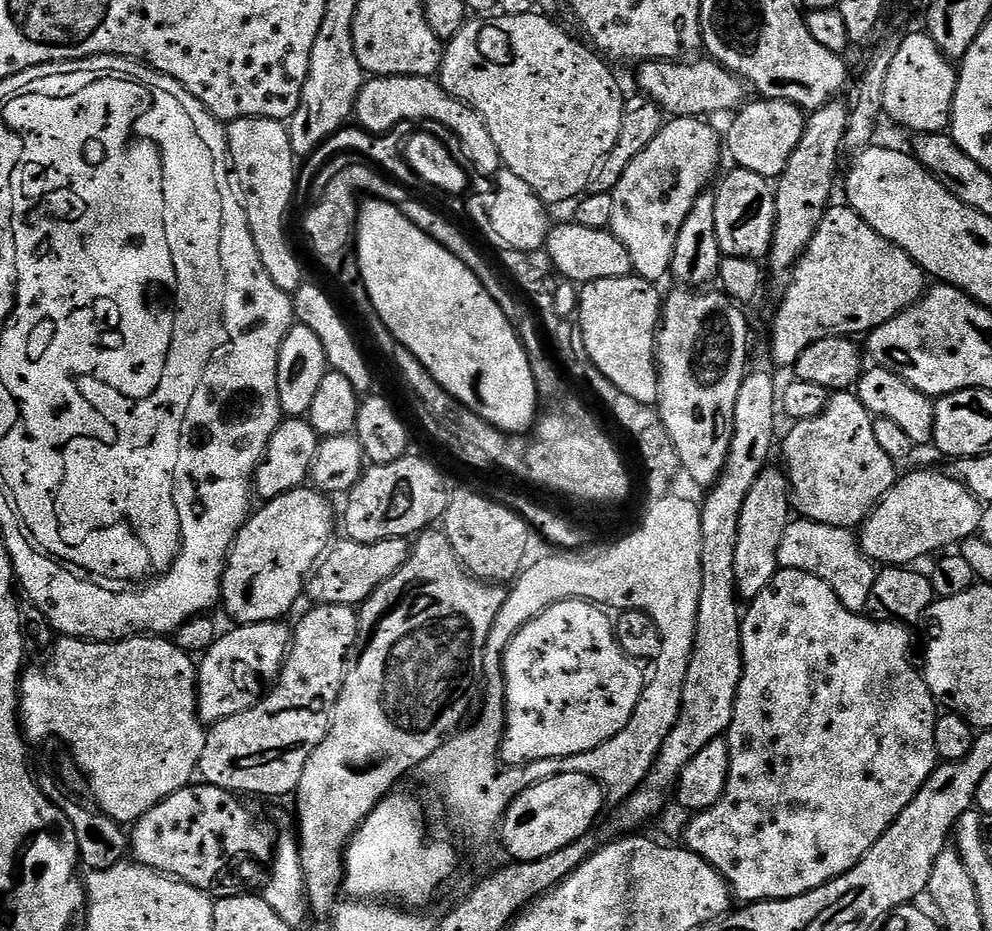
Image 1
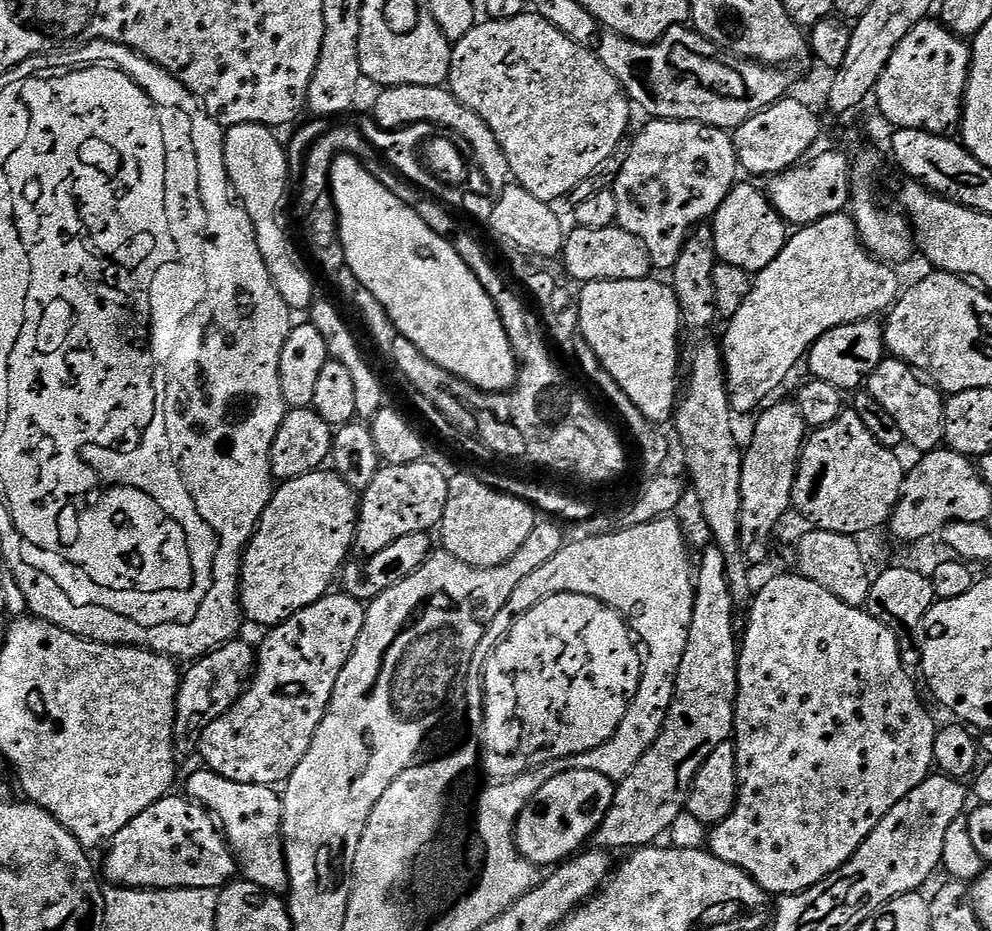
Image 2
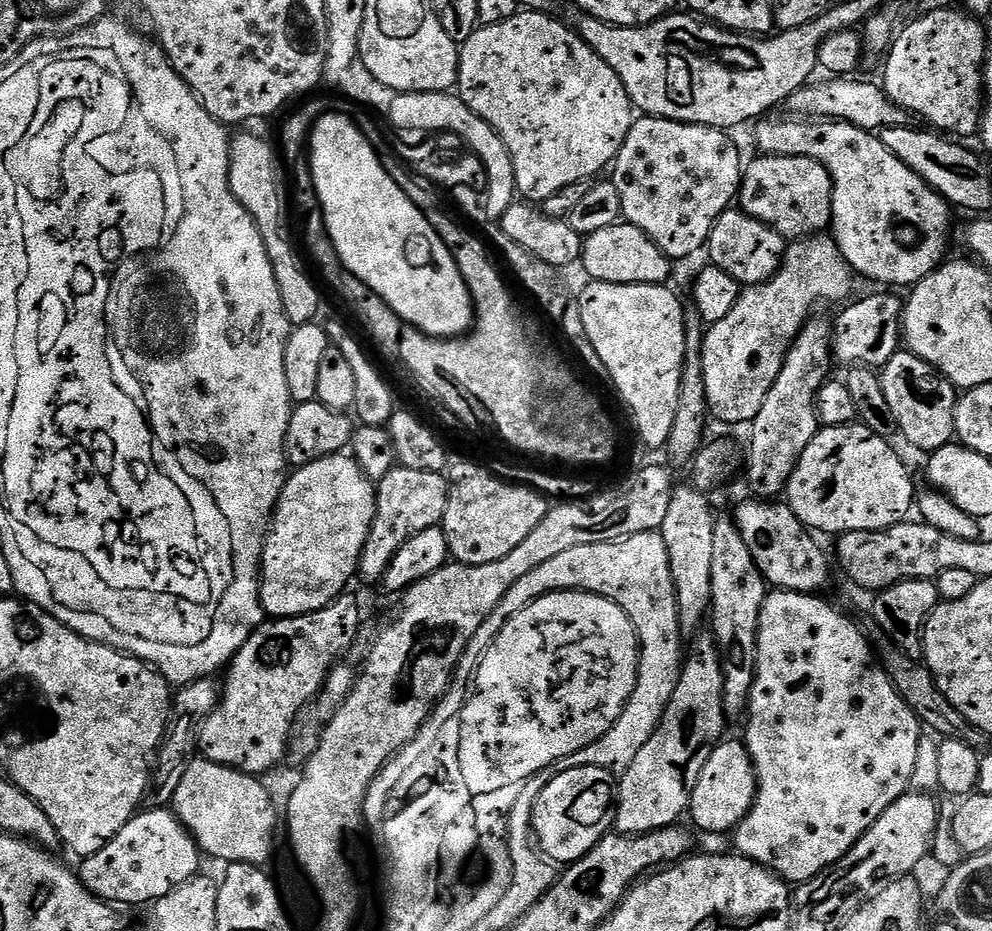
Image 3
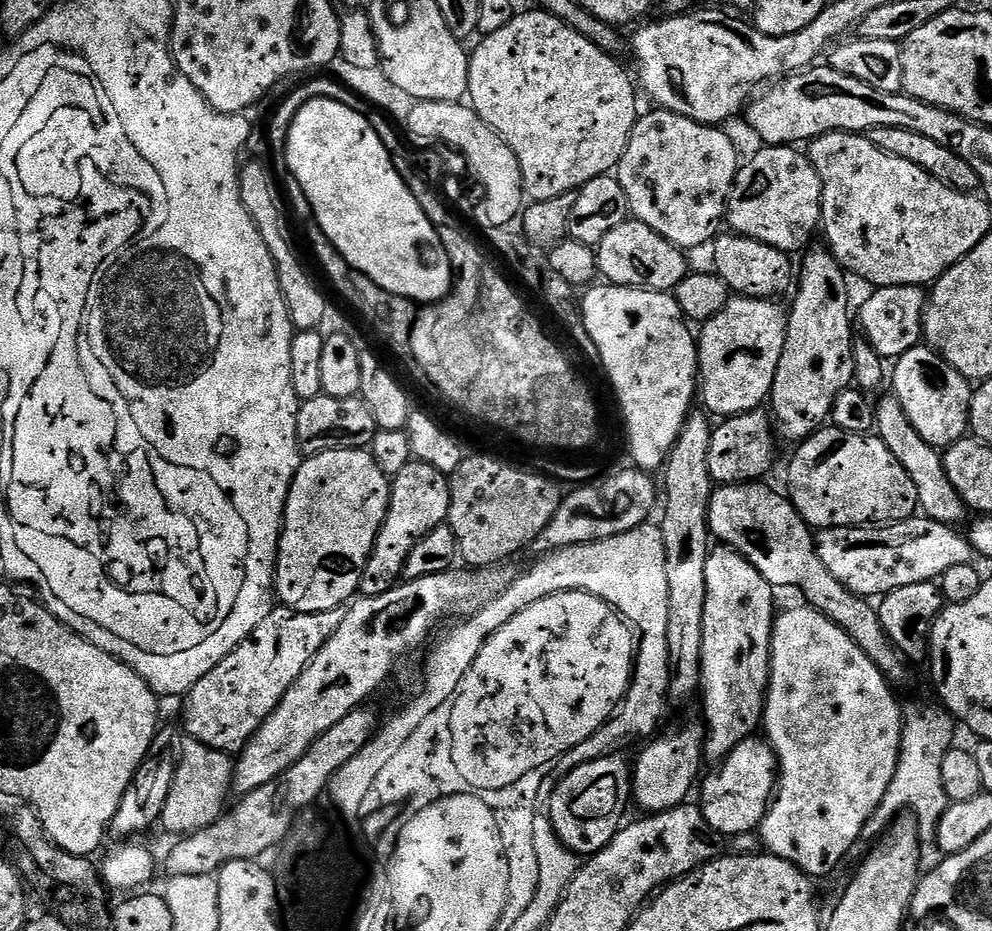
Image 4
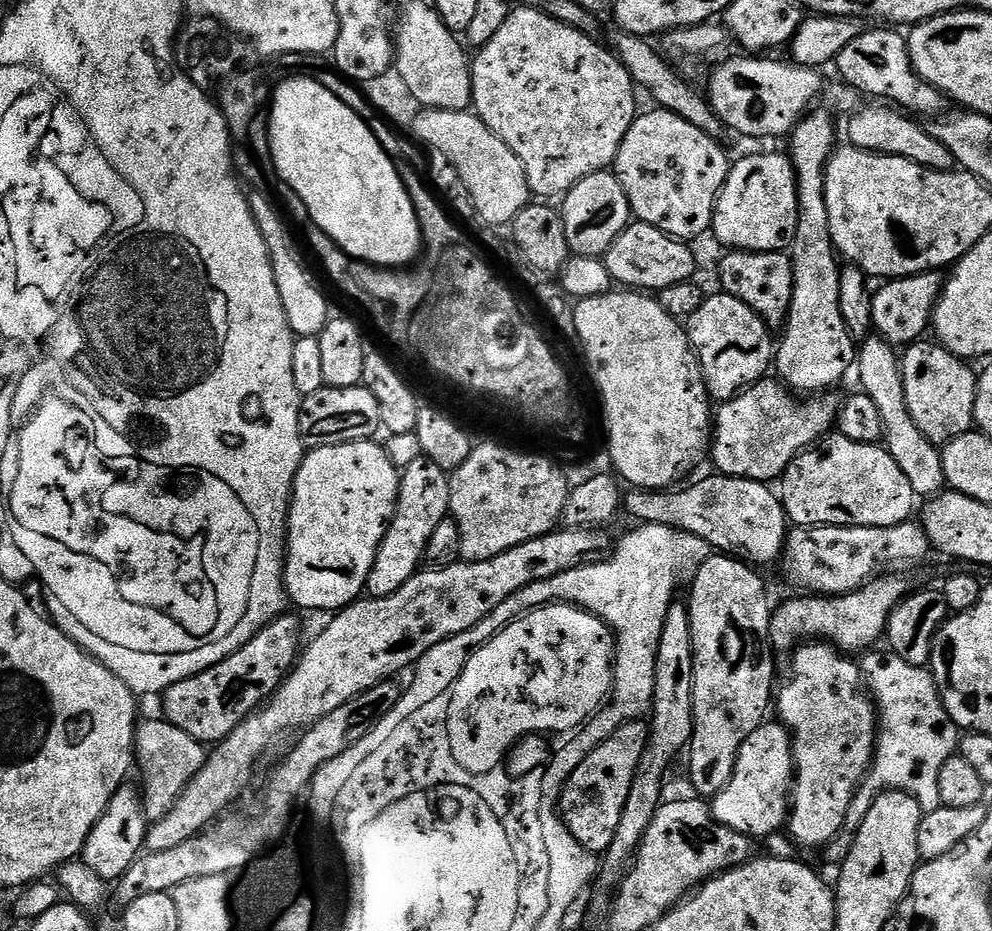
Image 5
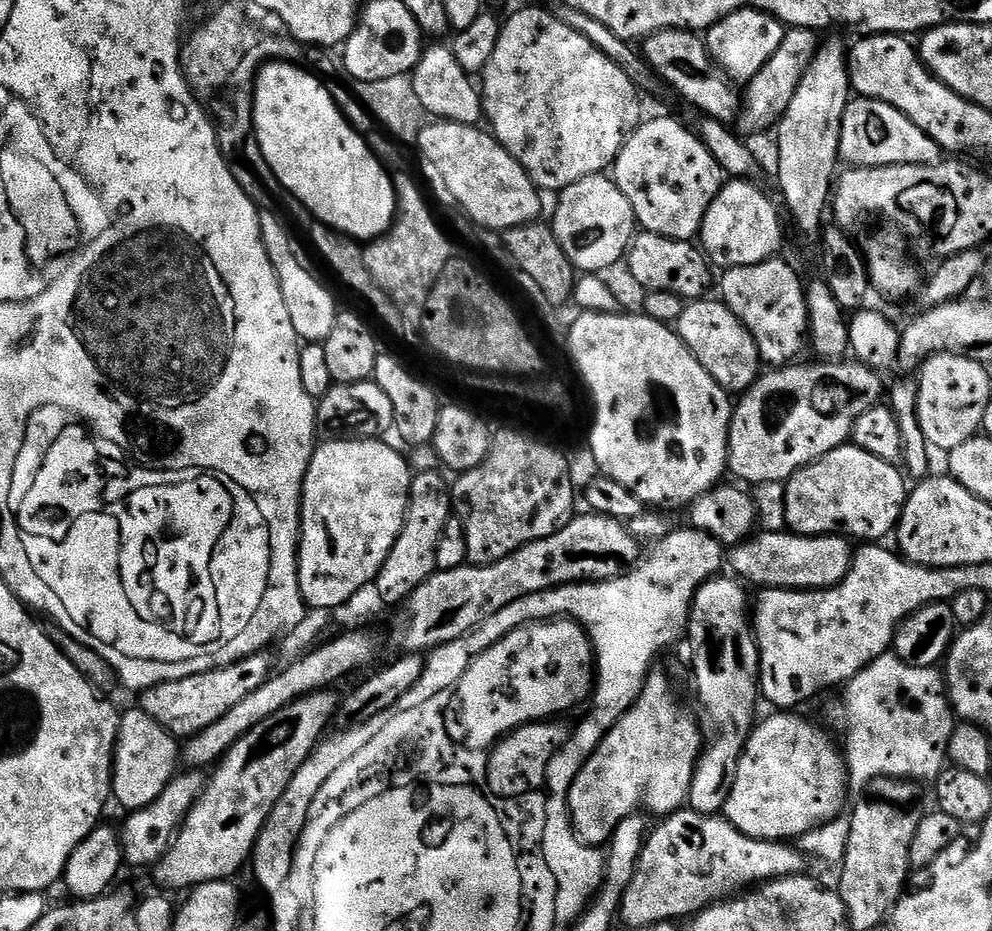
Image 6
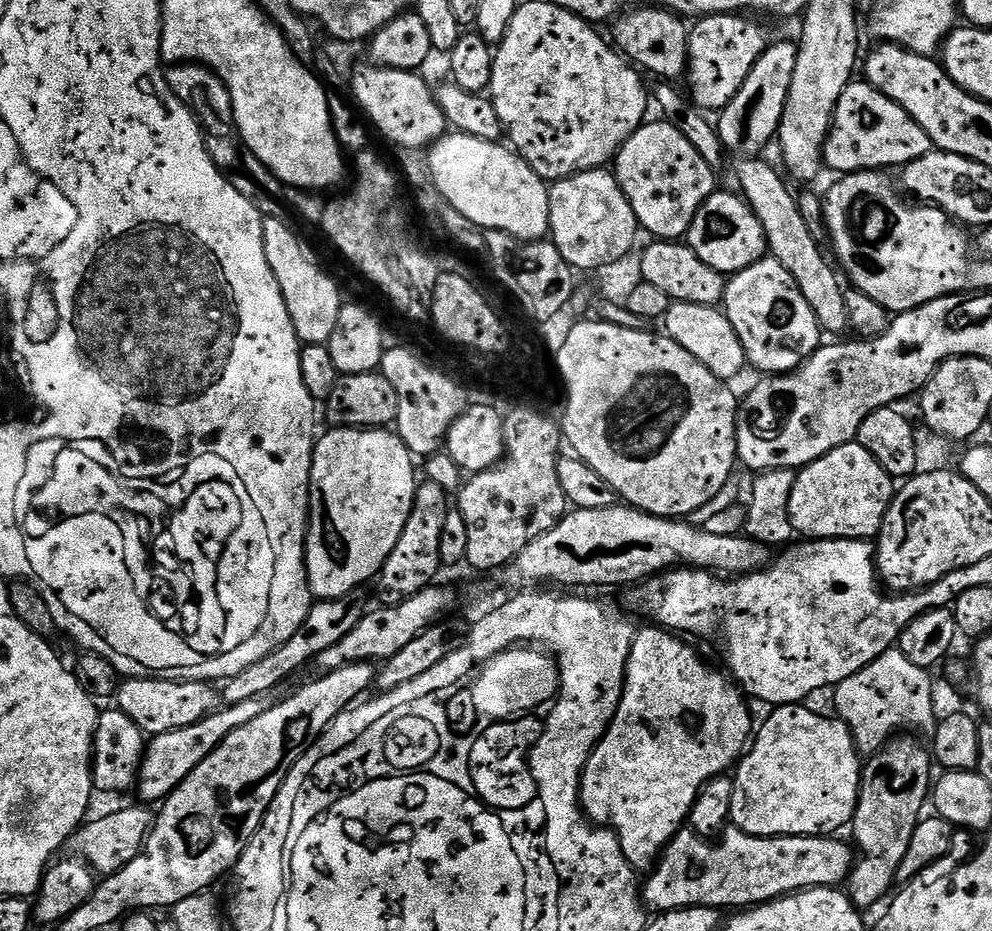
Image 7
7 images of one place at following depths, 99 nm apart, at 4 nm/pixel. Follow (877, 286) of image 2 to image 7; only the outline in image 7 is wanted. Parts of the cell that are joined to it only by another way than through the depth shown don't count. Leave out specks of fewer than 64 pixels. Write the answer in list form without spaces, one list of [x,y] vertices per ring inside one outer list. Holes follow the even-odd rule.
[[[674,302],[668,307],[662,321],[663,331],[678,346],[682,346],[698,362],[702,362],[712,371],[717,378],[725,382],[732,382],[732,379],[746,368],[742,342],[738,334],[734,334],[734,326],[730,326],[727,316],[716,306],[702,306],[690,302]]]

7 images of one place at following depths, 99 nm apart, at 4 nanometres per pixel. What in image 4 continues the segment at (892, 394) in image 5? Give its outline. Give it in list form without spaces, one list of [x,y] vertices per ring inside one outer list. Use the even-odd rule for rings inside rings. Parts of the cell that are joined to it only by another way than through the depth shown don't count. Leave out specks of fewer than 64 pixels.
[[[885,394],[880,401],[878,399],[875,401],[874,407],[876,410],[875,435],[879,436],[881,442],[886,446],[886,450],[890,450],[890,454],[894,454],[894,458],[898,458],[898,462],[902,466],[902,470],[906,470],[910,482],[914,482],[919,511],[929,520],[960,526],[964,520],[966,505],[963,498],[954,490],[954,486],[946,474],[941,453],[930,447],[922,438],[922,434],[918,434],[918,430],[914,430],[914,426],[910,426],[910,422],[895,396]]]

